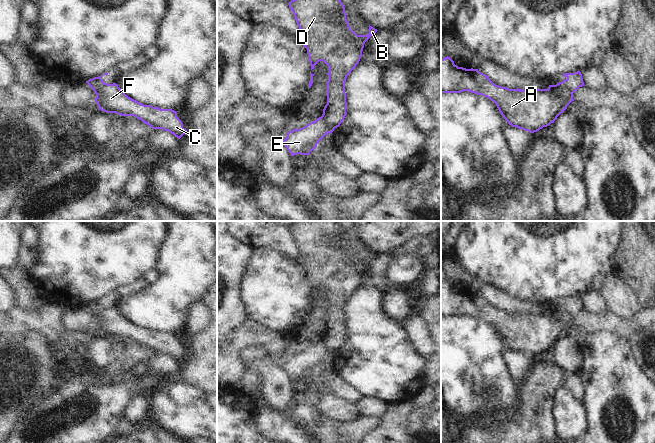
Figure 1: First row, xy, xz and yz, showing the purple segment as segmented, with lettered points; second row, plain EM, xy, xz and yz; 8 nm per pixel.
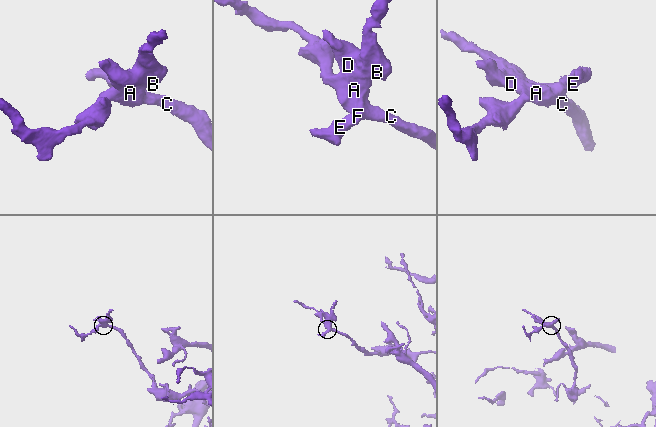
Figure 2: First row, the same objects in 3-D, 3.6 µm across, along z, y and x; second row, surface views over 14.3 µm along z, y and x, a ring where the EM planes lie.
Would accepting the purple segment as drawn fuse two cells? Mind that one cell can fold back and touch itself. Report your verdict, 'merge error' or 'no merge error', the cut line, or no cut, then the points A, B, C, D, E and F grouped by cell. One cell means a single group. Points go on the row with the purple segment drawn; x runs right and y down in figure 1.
merge error; cut yz (556, 84), (568, 89), (572, 93); groups A B C D F / E

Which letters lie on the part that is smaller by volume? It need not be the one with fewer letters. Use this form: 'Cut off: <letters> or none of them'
Cut off: E

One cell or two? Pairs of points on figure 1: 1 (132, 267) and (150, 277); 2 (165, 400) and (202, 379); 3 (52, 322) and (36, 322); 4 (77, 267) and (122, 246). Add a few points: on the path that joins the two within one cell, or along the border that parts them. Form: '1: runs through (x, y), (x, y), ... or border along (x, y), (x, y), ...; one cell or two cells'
1: border along (154, 267), (124, 286); two cells
2: border along (176, 377), (206, 391); two cells
3: runs through (48, 322), (40, 322); one cell
4: runs through (88, 256), (98, 246), (111, 246); one cell

